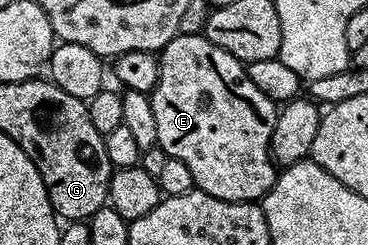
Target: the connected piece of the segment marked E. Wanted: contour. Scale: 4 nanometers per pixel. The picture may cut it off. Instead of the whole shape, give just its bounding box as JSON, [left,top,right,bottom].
[149,36,279,203]

